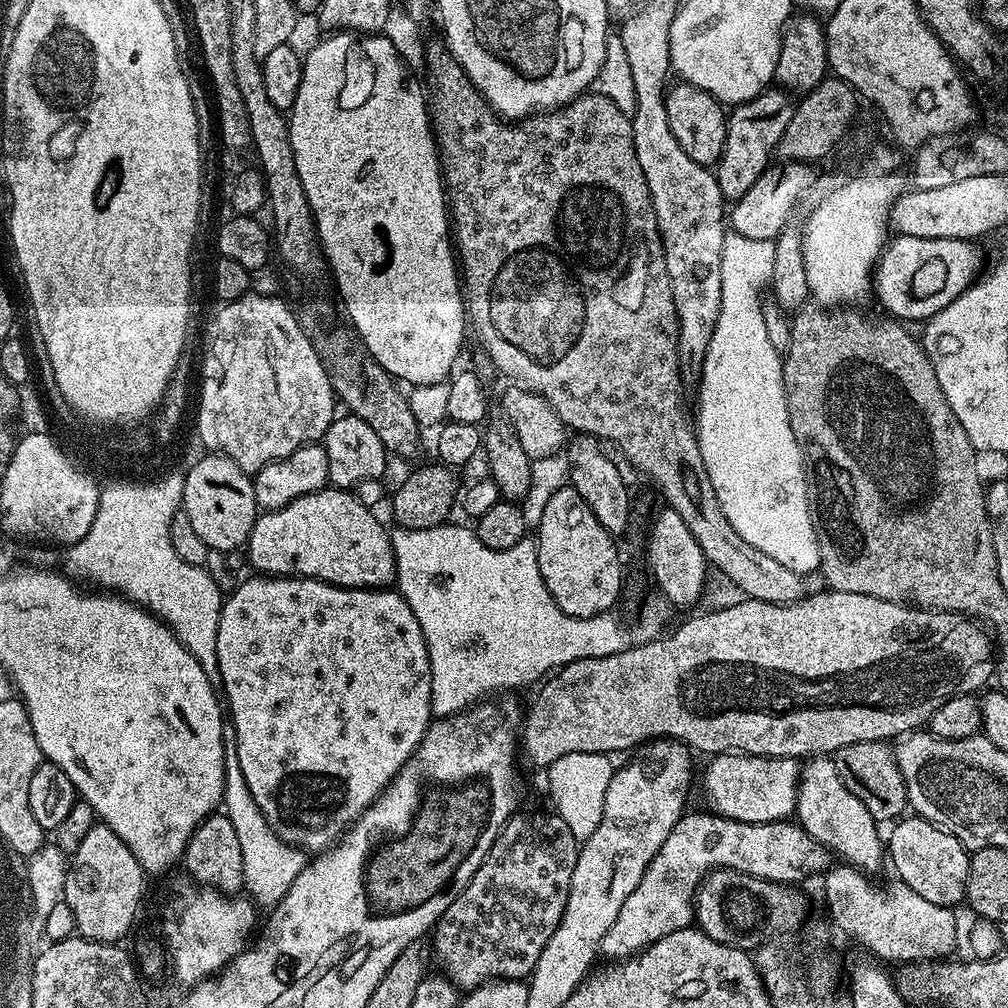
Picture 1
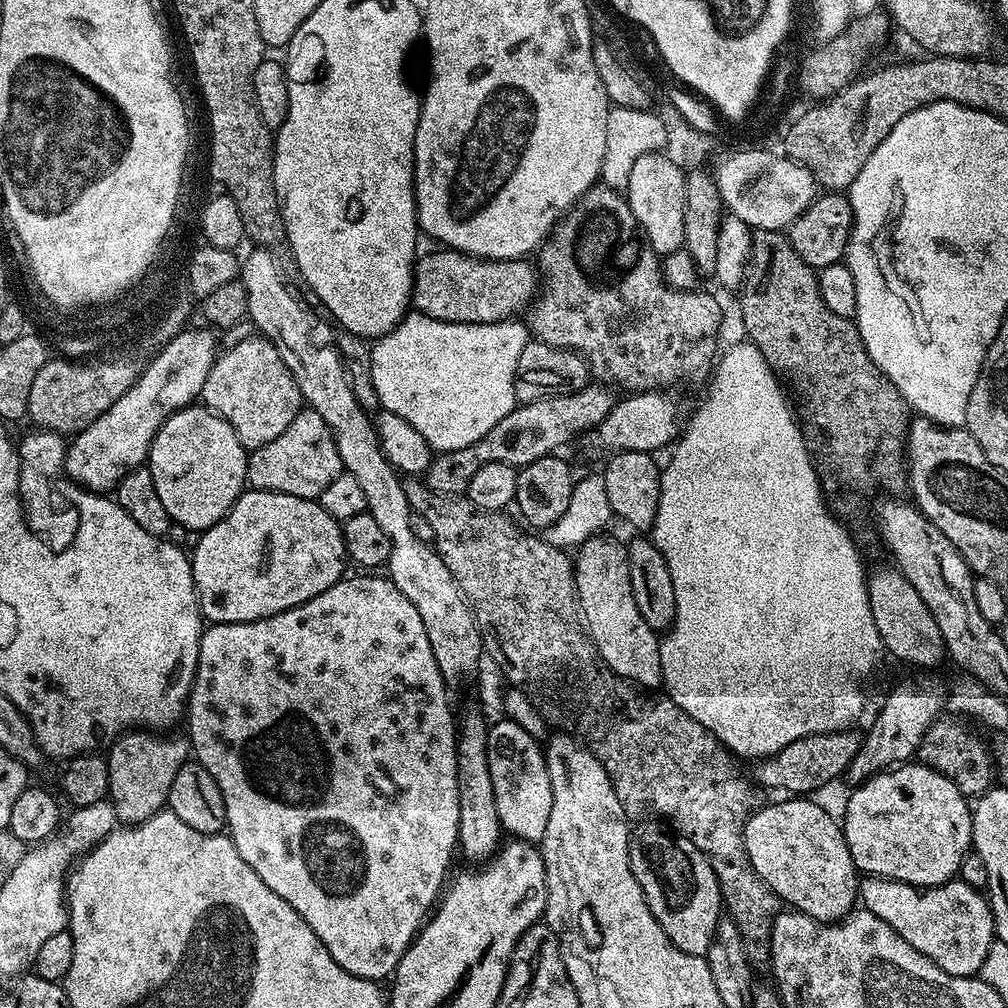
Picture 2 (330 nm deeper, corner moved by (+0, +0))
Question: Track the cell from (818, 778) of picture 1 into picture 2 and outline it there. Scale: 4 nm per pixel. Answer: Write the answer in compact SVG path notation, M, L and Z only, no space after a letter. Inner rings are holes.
M865 875L858 884L858 900L870 914L882 918L914 950L930 958L951 976L976 976L996 939L996 923L985 893L959 878L923 890L914 884Z

